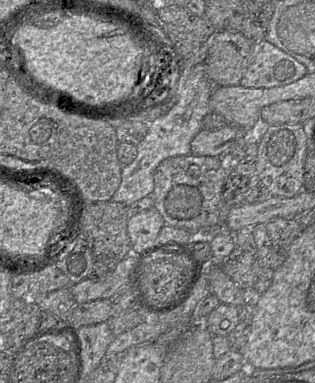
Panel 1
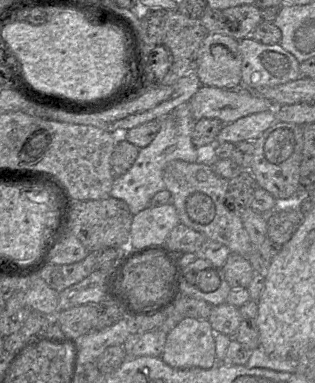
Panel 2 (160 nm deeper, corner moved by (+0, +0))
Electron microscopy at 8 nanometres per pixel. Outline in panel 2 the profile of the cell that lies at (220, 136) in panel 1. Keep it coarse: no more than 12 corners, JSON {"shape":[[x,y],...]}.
{"shape":[[275,108],[224,125],[217,142],[255,141],[276,121]]}

